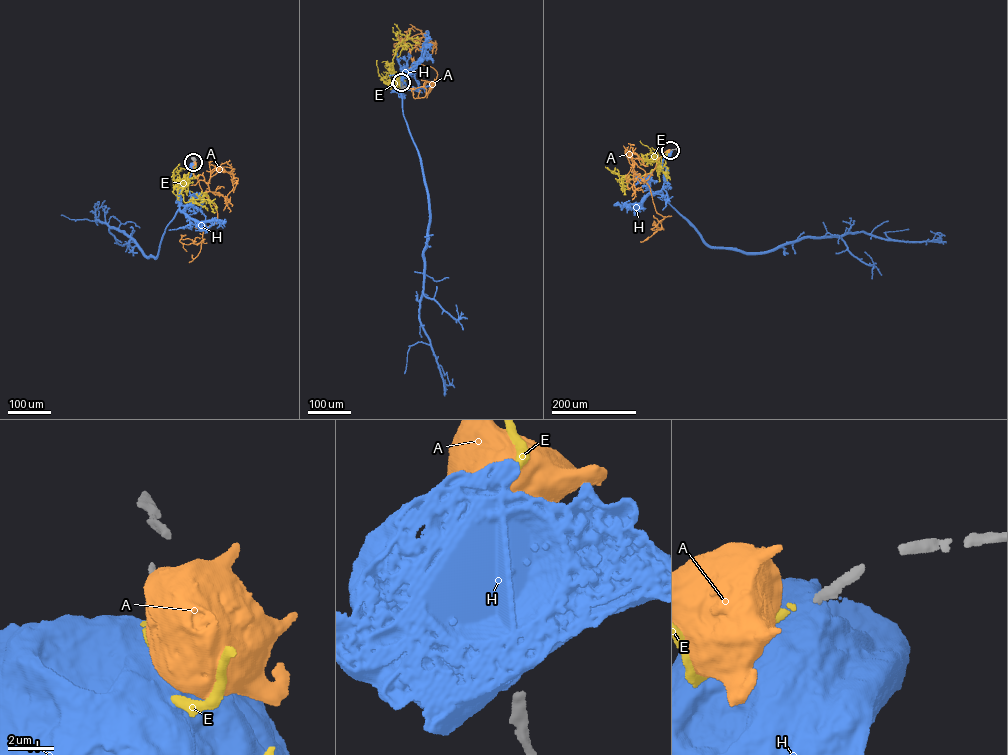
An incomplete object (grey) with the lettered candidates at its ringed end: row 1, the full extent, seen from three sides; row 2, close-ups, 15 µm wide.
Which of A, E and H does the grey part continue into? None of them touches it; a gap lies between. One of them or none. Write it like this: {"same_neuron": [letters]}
{"same_neuron": ["E"]}

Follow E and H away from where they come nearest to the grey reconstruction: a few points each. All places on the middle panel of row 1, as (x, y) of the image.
E: (401, 82), (401, 75), (392, 75), (392, 59), (398, 44), (407, 37), (399, 33), (394, 24)
H: (401, 82), (400, 79), (396, 87), (398, 92), (402, 91), (403, 113), (421, 160), (428, 199), (424, 261)

